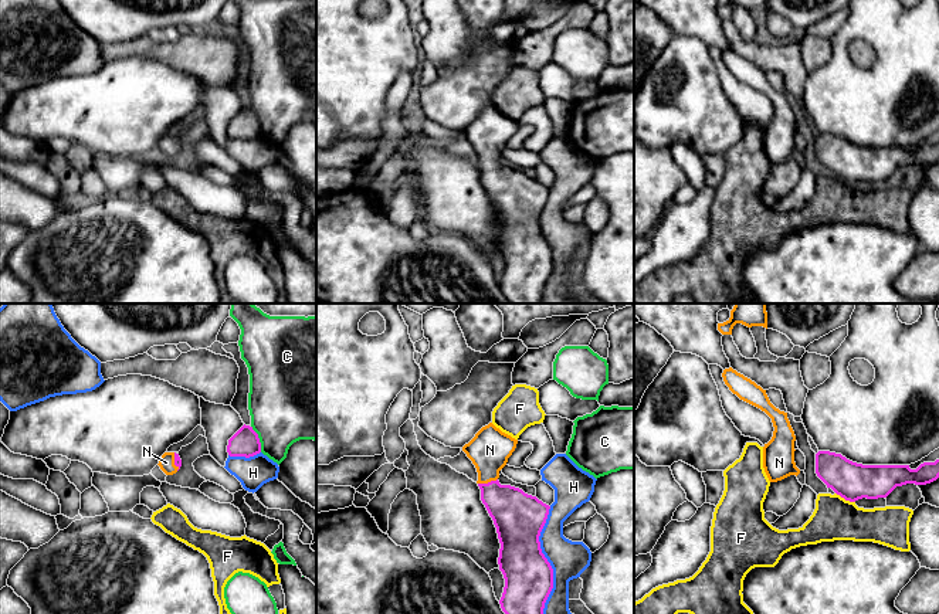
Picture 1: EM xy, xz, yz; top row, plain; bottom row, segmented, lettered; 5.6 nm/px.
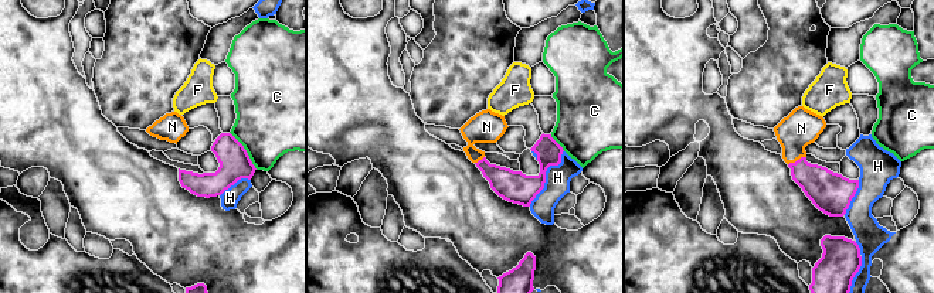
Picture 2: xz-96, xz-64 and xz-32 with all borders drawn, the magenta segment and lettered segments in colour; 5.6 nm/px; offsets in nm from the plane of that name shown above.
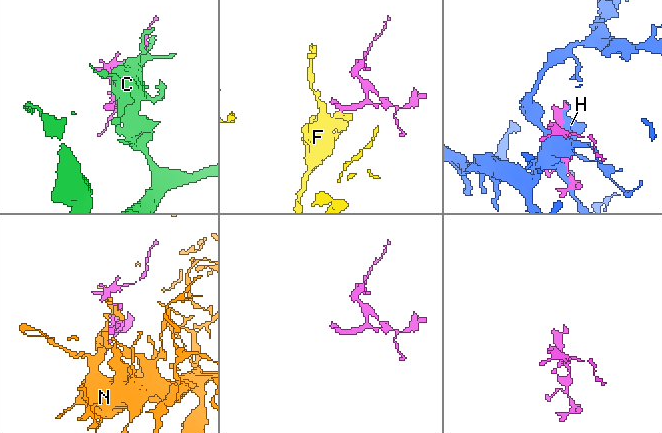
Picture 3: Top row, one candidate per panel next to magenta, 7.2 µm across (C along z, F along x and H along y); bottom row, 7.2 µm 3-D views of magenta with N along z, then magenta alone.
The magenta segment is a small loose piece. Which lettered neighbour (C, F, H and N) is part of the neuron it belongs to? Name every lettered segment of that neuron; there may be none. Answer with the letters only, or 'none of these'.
N

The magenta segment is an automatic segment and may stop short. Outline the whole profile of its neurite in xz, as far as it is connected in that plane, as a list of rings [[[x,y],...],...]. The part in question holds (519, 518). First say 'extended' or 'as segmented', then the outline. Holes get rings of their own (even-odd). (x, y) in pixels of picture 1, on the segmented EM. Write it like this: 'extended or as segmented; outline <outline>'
extended; outline [[[489,423],[462,451],[477,468],[481,501],[501,543],[498,564],[505,579],[501,608],[505,614],[543,614],[553,588],[553,569],[542,553],[539,536],[550,506],[498,481],[516,444],[518,440]]]

